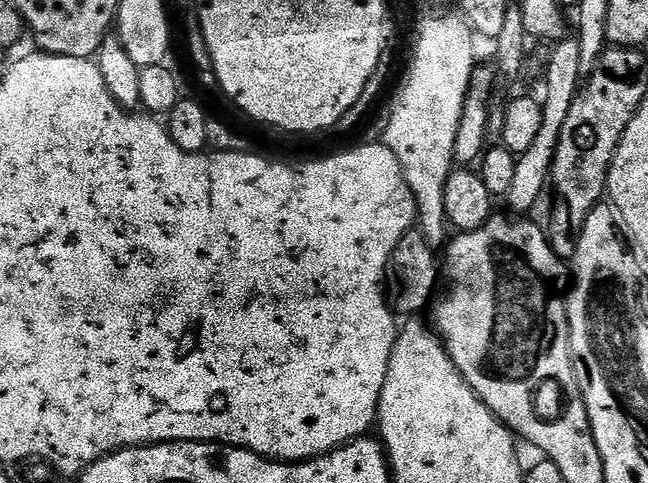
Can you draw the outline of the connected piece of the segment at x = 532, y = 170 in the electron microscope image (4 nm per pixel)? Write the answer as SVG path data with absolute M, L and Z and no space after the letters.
M565 35L564 39L557 40L551 45L552 53L548 56L548 65L544 68L544 96L542 95L542 130L538 130L536 141L530 145L530 150L526 150L521 156L516 157L516 165L514 166L514 178L510 185L506 197L508 203L507 211L513 217L524 218L529 215L528 211L535 206L540 200L540 195L545 195L546 189L550 184L552 175L552 163L554 162L554 154L558 146L558 138L562 134L562 126L566 122L566 114L570 114L570 106L574 106L574 98L580 93L580 85L582 83L582 50L580 49L580 41L575 35Z

